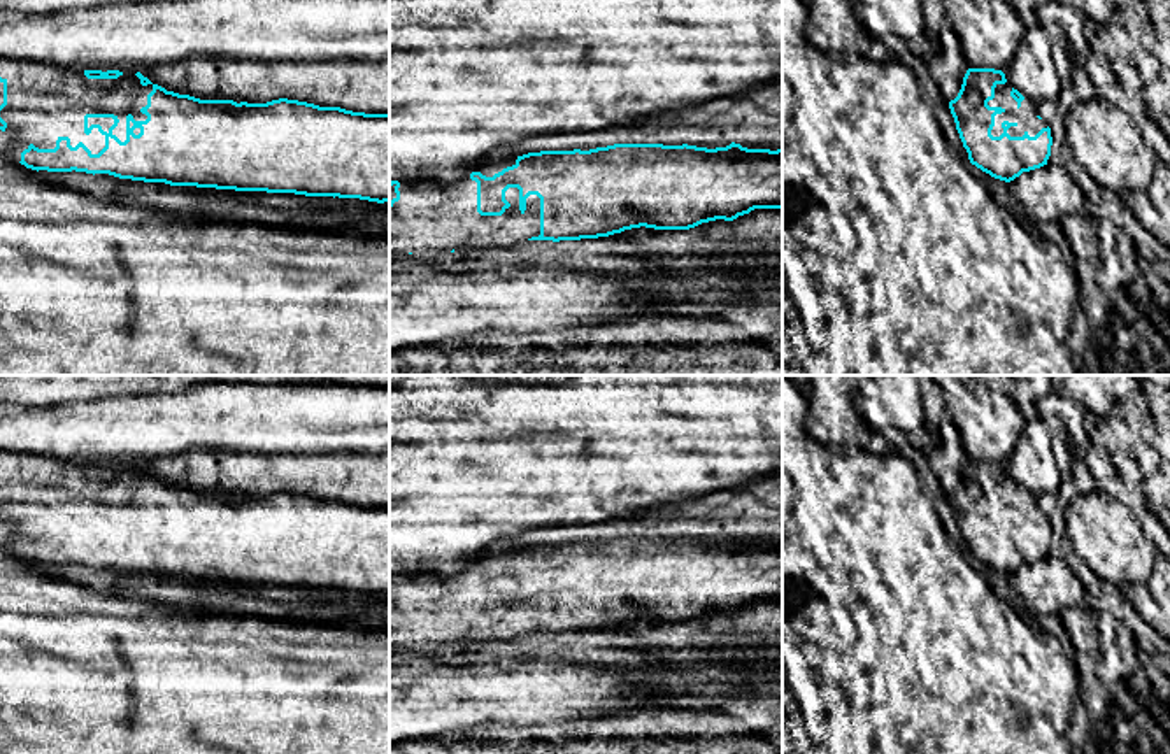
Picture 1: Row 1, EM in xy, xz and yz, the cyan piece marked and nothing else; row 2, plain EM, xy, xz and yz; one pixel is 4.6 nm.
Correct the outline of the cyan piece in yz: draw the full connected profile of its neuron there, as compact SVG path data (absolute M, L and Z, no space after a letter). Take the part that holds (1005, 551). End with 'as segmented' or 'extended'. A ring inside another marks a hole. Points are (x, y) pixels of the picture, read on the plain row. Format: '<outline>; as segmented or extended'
M968 461L961 482L954 493L949 494L956 523L968 545L972 558L989 566L995 572L1010 575L1023 565L1030 565L1047 558L1051 549L1051 521L1049 516L1038 509L1037 498L1014 482L1002 463L995 461Z; extended

